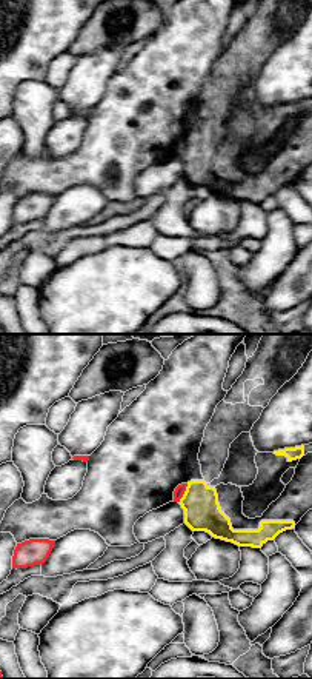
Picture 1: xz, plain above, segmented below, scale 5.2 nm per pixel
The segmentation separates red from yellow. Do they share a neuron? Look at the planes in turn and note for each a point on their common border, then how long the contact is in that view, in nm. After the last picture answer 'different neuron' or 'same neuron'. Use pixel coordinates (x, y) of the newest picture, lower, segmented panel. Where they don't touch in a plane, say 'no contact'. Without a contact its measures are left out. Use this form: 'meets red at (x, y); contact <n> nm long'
meets red at (183, 493); contact 120 nm long

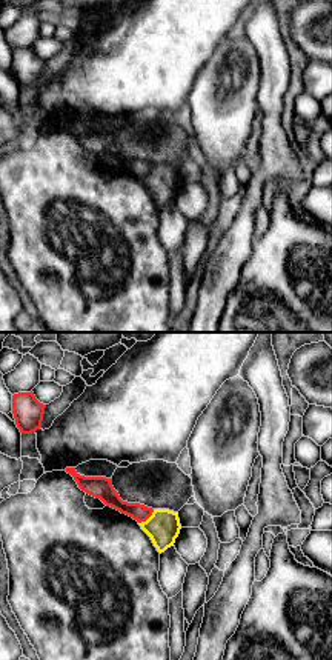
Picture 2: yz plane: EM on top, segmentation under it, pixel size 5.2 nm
meets red at (146, 519); contact 120 nm long

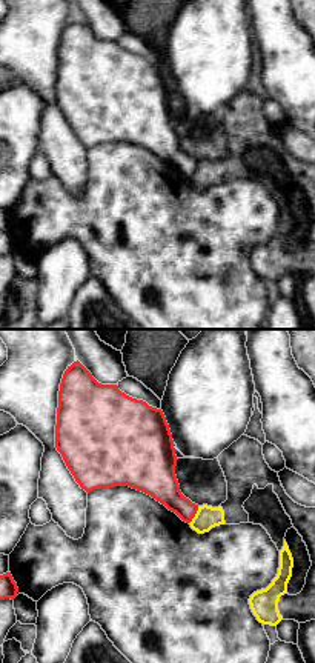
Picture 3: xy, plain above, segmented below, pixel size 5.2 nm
meets red at (194, 516); contact 110 nm long

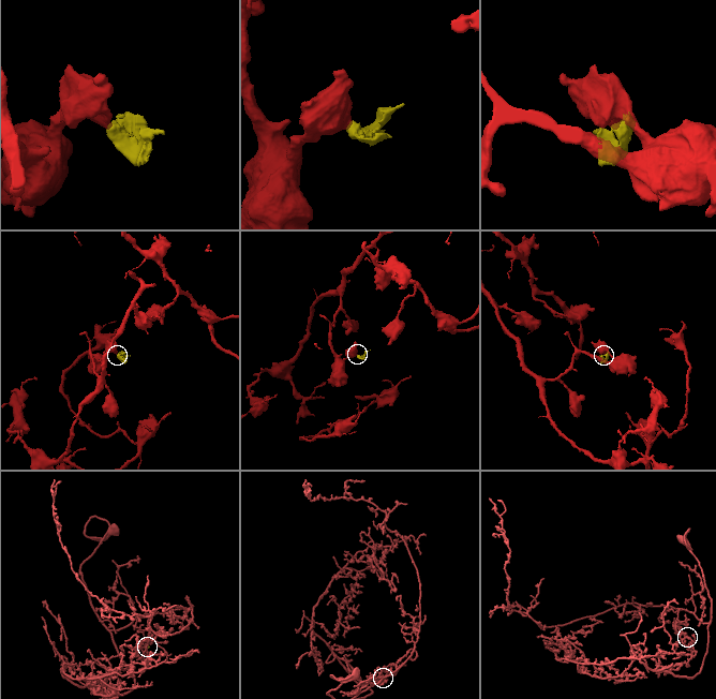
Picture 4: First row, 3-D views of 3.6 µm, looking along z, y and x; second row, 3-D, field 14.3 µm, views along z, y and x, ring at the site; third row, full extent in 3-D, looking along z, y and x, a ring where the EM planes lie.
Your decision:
different neuron

